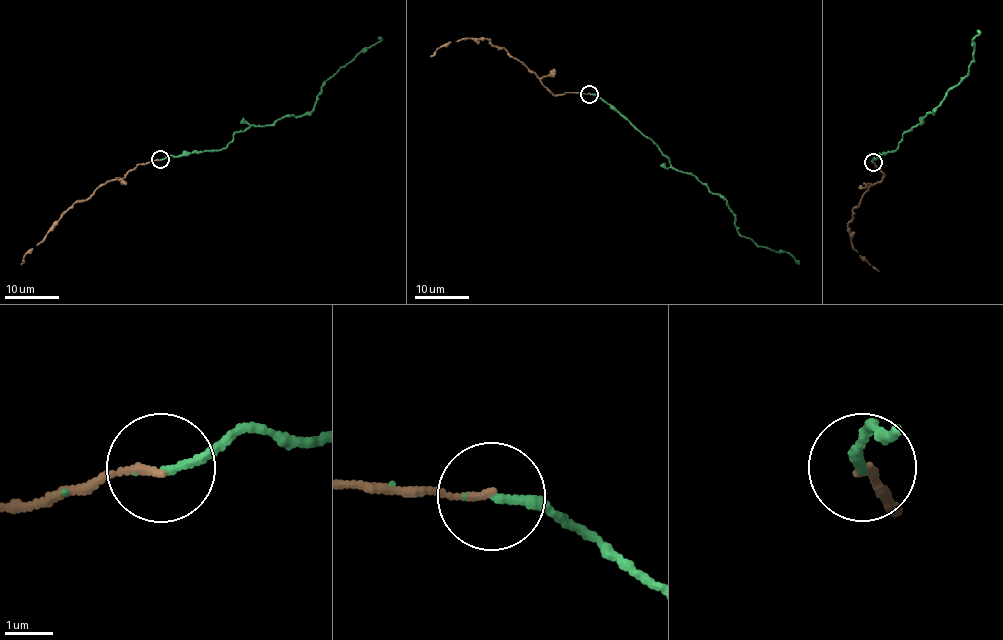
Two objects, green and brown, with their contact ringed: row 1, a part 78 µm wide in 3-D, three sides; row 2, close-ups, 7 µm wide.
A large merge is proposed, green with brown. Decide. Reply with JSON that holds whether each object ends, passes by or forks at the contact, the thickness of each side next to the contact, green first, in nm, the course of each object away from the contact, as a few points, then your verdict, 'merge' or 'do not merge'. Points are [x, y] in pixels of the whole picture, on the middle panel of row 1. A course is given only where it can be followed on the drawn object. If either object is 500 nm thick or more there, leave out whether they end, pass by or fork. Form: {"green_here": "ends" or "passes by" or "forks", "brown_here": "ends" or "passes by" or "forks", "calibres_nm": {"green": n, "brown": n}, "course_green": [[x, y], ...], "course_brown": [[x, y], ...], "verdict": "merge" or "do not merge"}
{"green_here": "ends", "brown_here": "ends", "calibres_nm": {"green": 150, "brown": 160}, "course_green": [[590, 94], [612, 105], [655, 143], [670, 165], [726, 200], [737, 231], [796, 261]], "course_brown": [[588, 94], [555, 95], [536, 75], [486, 38], [464, 38], [442, 45], [430, 57]], "verdict": "merge"}

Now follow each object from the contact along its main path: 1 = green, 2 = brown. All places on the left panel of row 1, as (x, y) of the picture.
1: (160, 159), (221, 150), (237, 131), (251, 125), (270, 125), (285, 116), (307, 115), (324, 83), (378, 37)
2: (159, 159), (139, 163), (122, 177), (107, 181), (86, 199), (74, 203), (42, 240), (26, 253), (21, 264)

